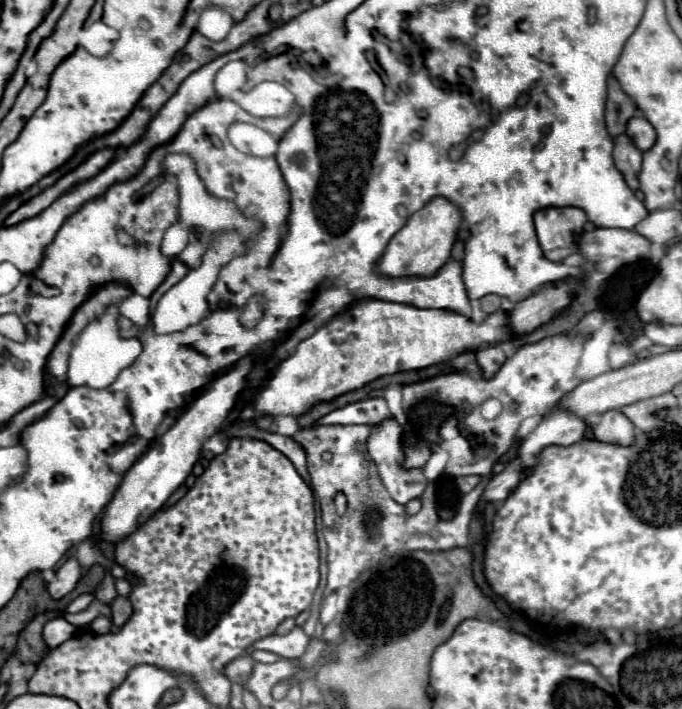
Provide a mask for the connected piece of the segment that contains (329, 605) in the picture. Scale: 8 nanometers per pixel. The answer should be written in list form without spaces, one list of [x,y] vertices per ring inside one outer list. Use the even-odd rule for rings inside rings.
[[[331,593],[331,595],[327,595],[325,597],[325,601],[323,601],[323,607],[321,607],[321,621],[323,623],[327,623],[327,621],[331,621],[331,617],[335,615],[335,593]]]

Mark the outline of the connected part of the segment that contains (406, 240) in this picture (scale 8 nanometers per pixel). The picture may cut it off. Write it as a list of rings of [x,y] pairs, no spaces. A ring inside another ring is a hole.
[[[445,197],[431,199],[423,209],[413,213],[407,225],[395,233],[379,259],[379,273],[383,277],[433,277],[449,259],[451,247],[461,223],[461,211]]]

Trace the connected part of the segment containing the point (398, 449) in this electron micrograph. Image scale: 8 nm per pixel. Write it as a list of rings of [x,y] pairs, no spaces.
[[[385,419],[383,423],[379,423],[377,427],[373,427],[373,433],[367,441],[367,447],[369,447],[369,455],[371,459],[375,461],[377,465],[377,471],[379,471],[379,477],[383,481],[383,485],[387,487],[389,495],[397,501],[397,503],[407,503],[415,497],[421,497],[421,493],[425,491],[427,487],[427,479],[423,475],[423,469],[405,469],[403,467],[403,461],[405,461],[405,453],[403,453],[403,441],[401,441],[401,425],[395,421],[395,419]]]

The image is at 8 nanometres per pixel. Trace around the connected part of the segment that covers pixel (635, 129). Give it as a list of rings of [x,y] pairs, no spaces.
[[[635,117],[631,123],[627,123],[627,137],[639,151],[649,151],[655,145],[655,129],[645,117]]]

